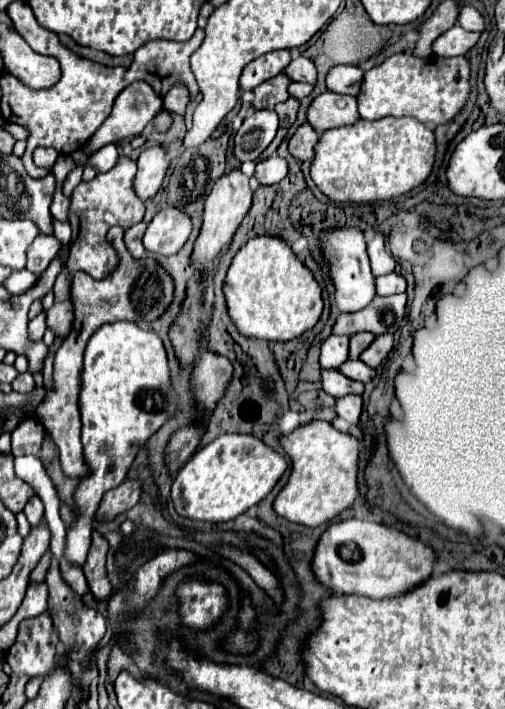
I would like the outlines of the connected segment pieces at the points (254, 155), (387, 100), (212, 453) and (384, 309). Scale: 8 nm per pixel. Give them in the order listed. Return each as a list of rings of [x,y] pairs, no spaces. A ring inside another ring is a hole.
[[[273,109],[255,111],[251,117],[243,121],[239,131],[235,133],[233,155],[241,163],[257,161],[261,153],[271,145],[279,127],[277,113]]]
[[[403,51],[403,53],[395,53],[387,57],[383,63],[365,71],[361,89],[357,93],[357,109],[359,109],[361,119],[381,119],[385,115],[415,117],[425,127],[435,129],[437,125],[451,121],[459,113],[459,109],[467,101],[467,95],[469,95],[469,63],[465,57],[441,59],[441,57],[431,55],[431,57],[419,59],[419,57],[413,57],[411,51]]]
[[[221,435],[199,449],[177,473],[171,485],[171,499],[181,517],[195,521],[231,521],[257,505],[285,473],[285,459],[253,435]]]
[[[397,293],[389,297],[375,297],[367,307],[355,313],[339,313],[333,325],[335,335],[353,335],[359,331],[379,333],[395,333],[401,329],[405,319],[405,303],[407,295]]]

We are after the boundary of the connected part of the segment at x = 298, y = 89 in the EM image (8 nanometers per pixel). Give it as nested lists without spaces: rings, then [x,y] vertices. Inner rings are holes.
[[[295,81],[289,83],[289,95],[295,99],[307,97],[311,93],[311,89],[313,89],[313,85],[309,85],[309,83],[295,83]]]

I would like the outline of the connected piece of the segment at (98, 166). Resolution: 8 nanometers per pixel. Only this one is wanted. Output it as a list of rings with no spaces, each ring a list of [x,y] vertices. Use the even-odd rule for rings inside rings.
[[[107,145],[103,147],[99,153],[91,155],[87,161],[85,161],[85,167],[93,167],[97,173],[103,173],[103,171],[109,171],[117,161],[117,149],[115,145]]]

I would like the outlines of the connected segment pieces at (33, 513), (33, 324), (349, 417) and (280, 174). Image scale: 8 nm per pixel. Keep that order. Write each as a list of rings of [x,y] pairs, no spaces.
[[[33,495],[29,499],[29,503],[25,505],[23,513],[27,515],[29,523],[37,523],[37,519],[43,519],[43,503],[41,503],[41,499],[37,495]]]
[[[39,313],[33,321],[29,321],[29,339],[31,341],[39,341],[45,333],[47,325],[45,325],[45,313]]]
[[[345,395],[345,397],[339,397],[335,401],[335,411],[339,417],[343,417],[345,421],[349,421],[351,425],[355,425],[359,421],[359,415],[361,415],[361,395]]]
[[[277,155],[259,161],[253,171],[253,179],[259,185],[273,185],[273,183],[281,181],[285,175],[287,175],[287,163],[285,163],[285,159],[277,157]]]

